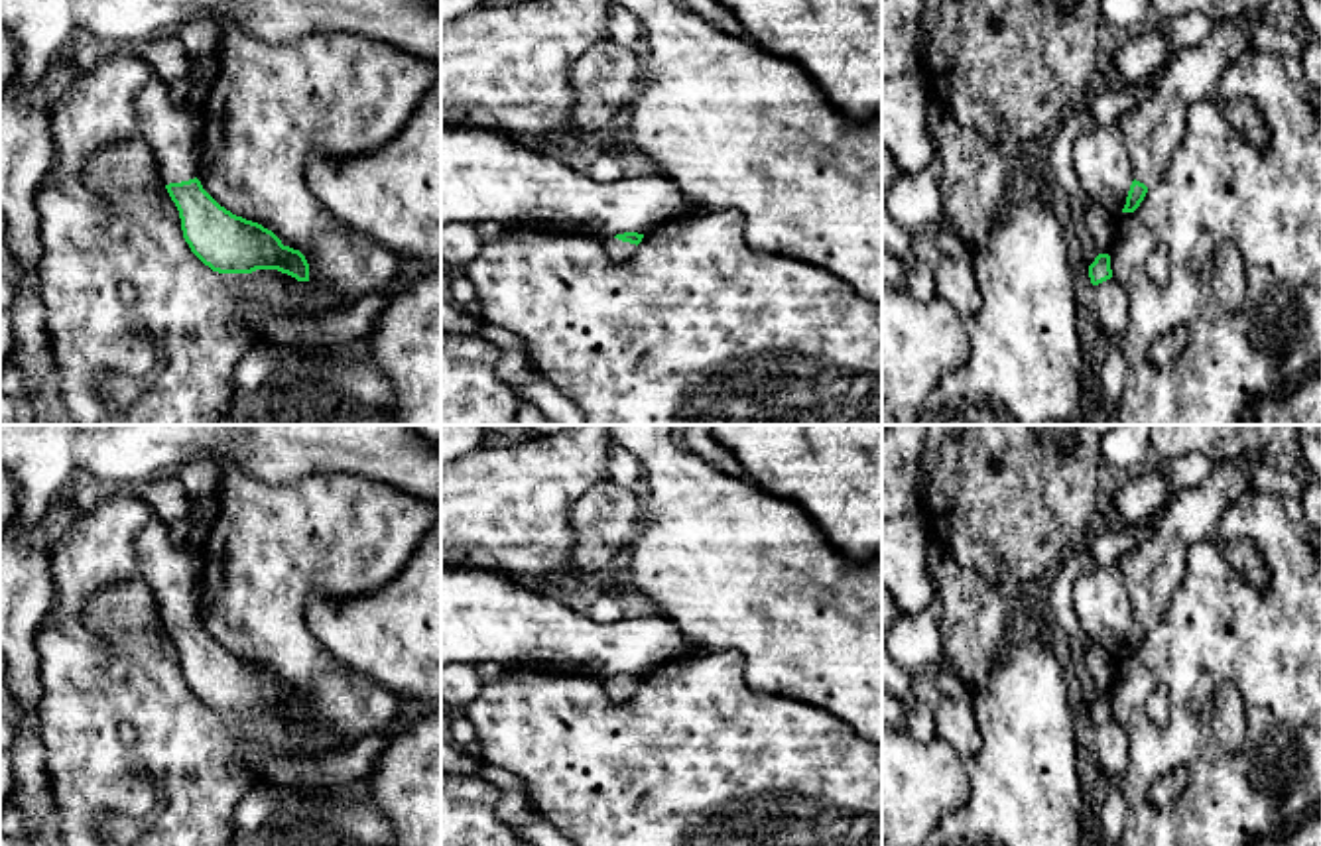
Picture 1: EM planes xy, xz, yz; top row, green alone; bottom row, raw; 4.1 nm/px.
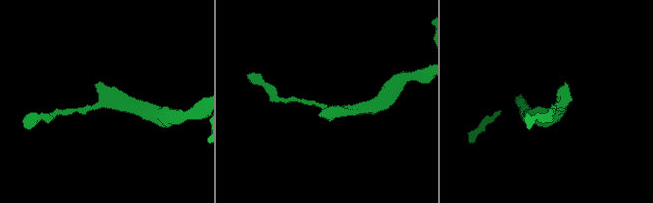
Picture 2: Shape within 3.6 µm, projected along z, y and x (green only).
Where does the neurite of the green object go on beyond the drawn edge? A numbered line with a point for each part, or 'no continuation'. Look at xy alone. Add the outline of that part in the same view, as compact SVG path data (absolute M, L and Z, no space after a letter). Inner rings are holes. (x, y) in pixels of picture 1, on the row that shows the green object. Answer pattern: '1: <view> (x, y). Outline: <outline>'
1: xy (172, 128). Outline: M156 75L138 92L134 108L163 185L195 179L201 161L203 114L187 100L175 102L169 85Z

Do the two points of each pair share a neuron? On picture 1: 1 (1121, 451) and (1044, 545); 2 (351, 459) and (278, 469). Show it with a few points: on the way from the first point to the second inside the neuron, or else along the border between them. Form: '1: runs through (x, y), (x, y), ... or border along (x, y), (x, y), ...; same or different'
1: border along (1097, 445), (1105, 461); different
2: runs through (333, 457), (296, 457); same

